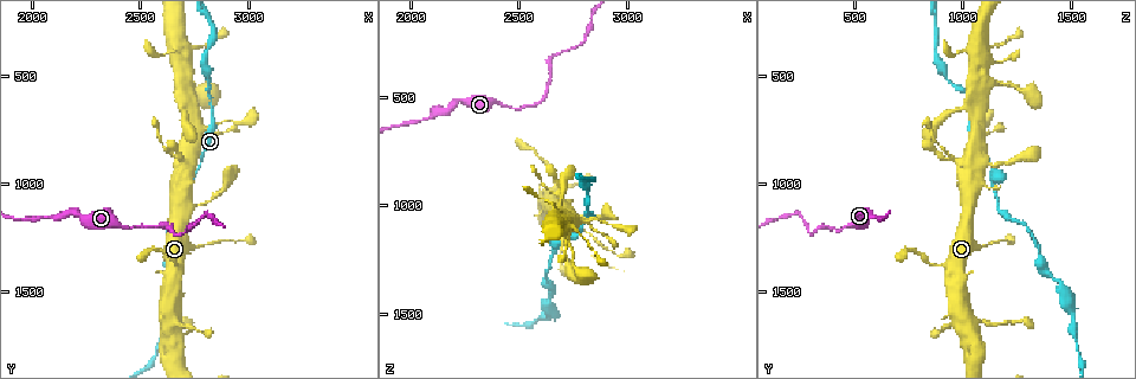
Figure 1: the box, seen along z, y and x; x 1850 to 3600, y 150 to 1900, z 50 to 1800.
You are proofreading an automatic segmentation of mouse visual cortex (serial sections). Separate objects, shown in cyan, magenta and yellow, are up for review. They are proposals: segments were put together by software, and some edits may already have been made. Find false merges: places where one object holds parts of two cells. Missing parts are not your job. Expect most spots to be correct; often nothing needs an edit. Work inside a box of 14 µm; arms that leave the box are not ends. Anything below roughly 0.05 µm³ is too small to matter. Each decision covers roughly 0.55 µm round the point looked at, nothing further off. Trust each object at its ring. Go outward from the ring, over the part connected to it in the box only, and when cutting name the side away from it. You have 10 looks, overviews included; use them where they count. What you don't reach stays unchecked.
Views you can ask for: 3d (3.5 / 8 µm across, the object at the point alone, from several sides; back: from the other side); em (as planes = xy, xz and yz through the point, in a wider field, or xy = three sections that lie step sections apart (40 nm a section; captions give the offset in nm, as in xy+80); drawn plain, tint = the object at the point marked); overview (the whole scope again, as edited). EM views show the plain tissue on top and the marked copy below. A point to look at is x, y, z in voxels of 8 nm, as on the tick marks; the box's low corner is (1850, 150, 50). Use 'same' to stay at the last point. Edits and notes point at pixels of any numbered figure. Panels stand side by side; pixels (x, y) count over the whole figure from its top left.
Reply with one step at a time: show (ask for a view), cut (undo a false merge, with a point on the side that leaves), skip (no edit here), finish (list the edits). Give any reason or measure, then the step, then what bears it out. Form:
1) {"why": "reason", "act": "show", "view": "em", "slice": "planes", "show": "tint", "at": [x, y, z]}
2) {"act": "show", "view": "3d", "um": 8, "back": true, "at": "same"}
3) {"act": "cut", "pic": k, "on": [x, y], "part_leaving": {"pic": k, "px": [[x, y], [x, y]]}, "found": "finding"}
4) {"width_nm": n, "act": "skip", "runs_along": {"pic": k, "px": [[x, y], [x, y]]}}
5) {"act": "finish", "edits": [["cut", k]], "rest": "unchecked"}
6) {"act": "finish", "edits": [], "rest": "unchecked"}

{"why": "thin neck", "act": "show", "view": "3d", "um": 8, "at": [2680, 880, 930]}

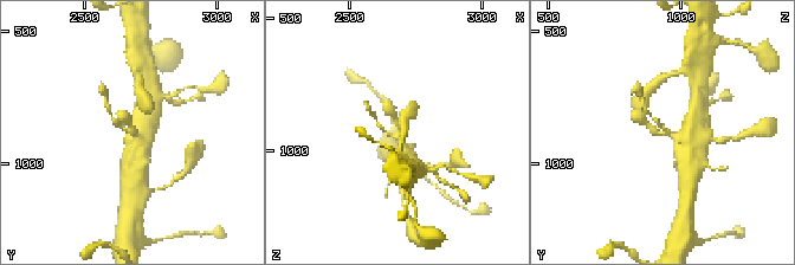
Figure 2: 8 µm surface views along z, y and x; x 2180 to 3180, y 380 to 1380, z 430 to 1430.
{"act": "show", "view": "3d", "um": 3.5, "back": true, "at": [2680, 880, 930]}

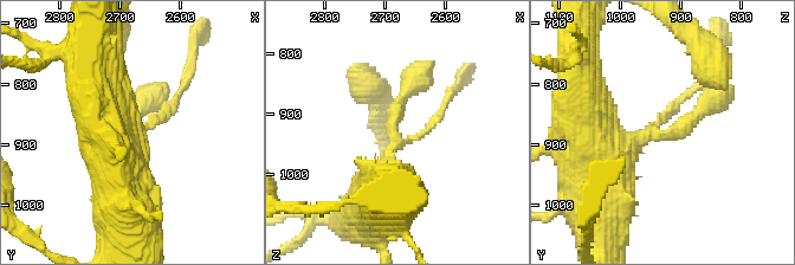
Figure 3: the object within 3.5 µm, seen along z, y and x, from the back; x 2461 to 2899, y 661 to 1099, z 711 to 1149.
{"why": "now the EM", "act": "show", "view": "em", "slice": "xy", "step": 5, "show": "tint", "at": [2685, 890, 920]}

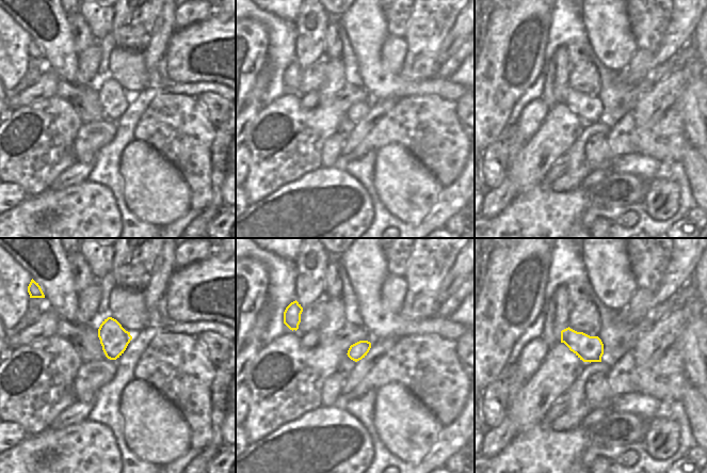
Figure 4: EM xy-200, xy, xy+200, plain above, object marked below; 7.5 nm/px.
{"act": "skip", "found": "one cell here"}

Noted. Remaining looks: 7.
{"why": "small branch off a trunk", "act": "show", "view": "3d", "um": 3.5, "at": [2700, 440, 1070]}

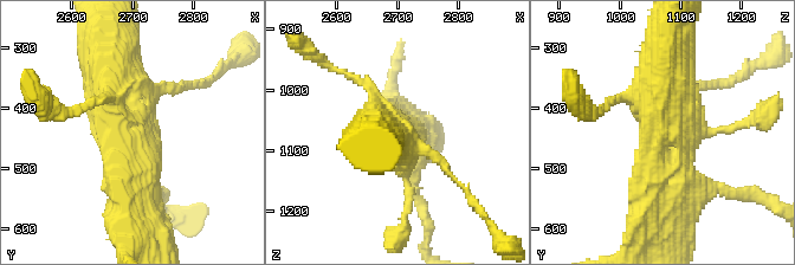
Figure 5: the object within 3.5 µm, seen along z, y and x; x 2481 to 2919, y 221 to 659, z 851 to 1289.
{"act": "show", "view": "em", "slice": "xy", "step": 5, "show": "tint", "at": [2695, 435, 1075]}

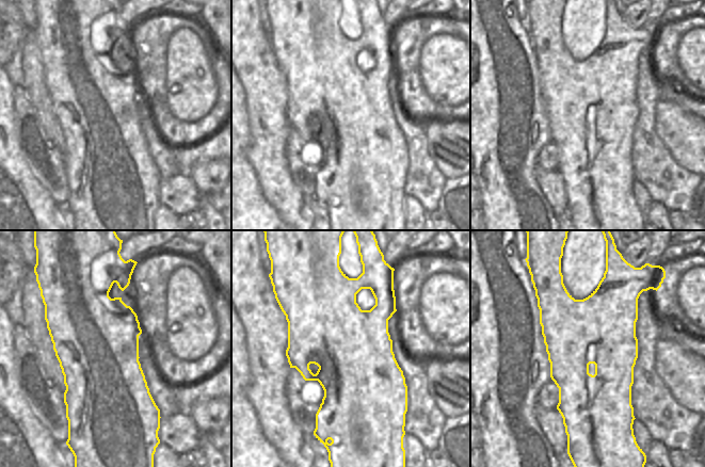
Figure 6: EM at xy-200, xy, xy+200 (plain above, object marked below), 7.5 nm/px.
{"act": "skip", "runs_along": {"pic": 5, "px": [[142, 209], [102, 57]]}, "found": "one cell here"}

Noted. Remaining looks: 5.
{"why": "arms part here", "act": "show", "view": "3d", "um": 3.5, "at": [2740, 970, 1140]}

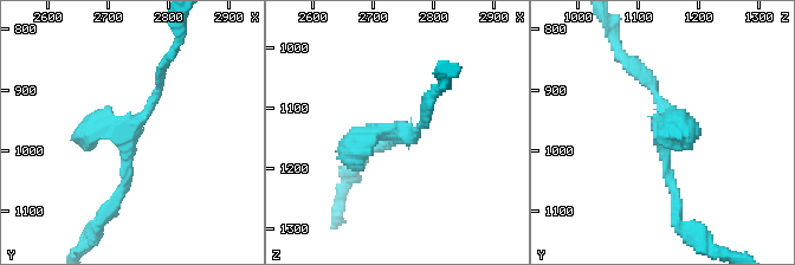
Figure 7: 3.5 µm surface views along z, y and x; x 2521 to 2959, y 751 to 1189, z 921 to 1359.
{"why": "shape alone is not enough", "act": "show", "view": "em", "slice": "xy", "step": 1, "show": "tint", "at": [2740, 965, 1140]}

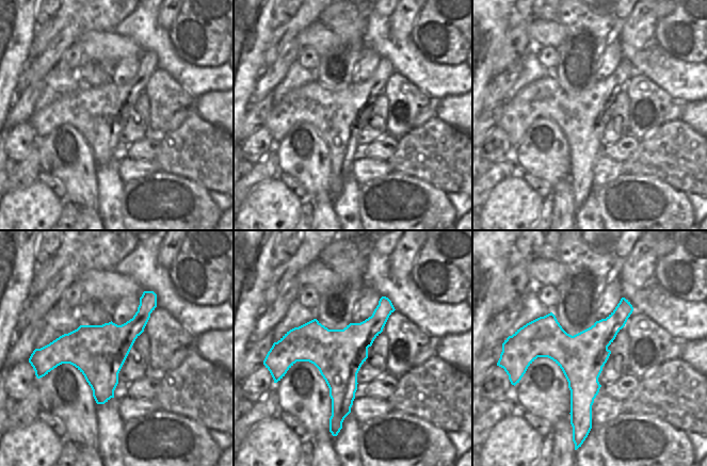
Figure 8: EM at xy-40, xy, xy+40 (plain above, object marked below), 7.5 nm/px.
{"act": "skip", "found": "all the same cell"}

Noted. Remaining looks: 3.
{"why": "thick turns thin", "act": "show", "view": "3d", "um": 8, "at": [2630, 1340, 1350]}

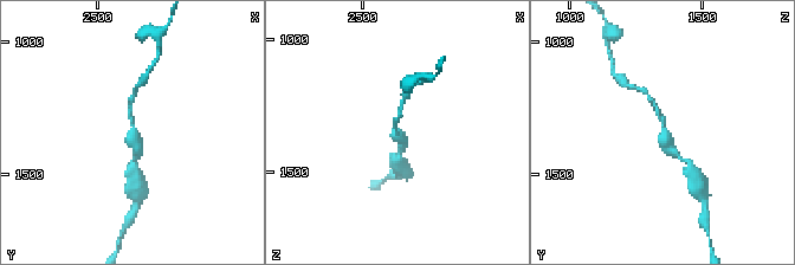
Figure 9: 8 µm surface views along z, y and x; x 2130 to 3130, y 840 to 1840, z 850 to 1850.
{"arm_widths_nm": [150, 300], "act": "show", "view": "em", "slice": "xy", "step": 5, "show": "tint", "at": [2630, 1330, 1350]}

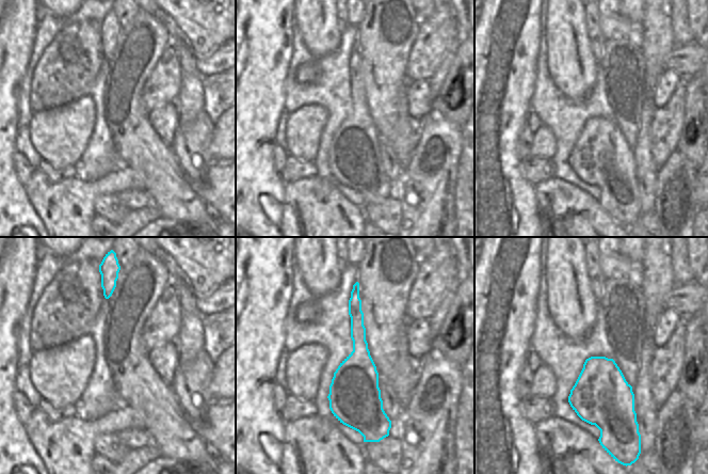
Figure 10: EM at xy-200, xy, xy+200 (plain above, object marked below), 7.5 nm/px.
{"act": "skip", "runs_along": {"pic": 9, "px": [[650, 97], [666, 143], [680, 156]]}, "found": "one cell here"}

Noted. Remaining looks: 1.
{"act": "finish", "edits": [], "rest": "unchecked"}

